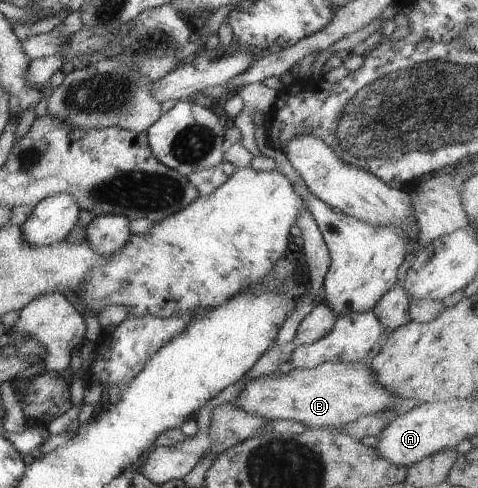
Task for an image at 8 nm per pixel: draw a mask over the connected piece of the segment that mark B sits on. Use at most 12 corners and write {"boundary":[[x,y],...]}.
{"boundary":[[365,362],[253,378],[234,403],[266,420],[345,428],[399,397]]}

